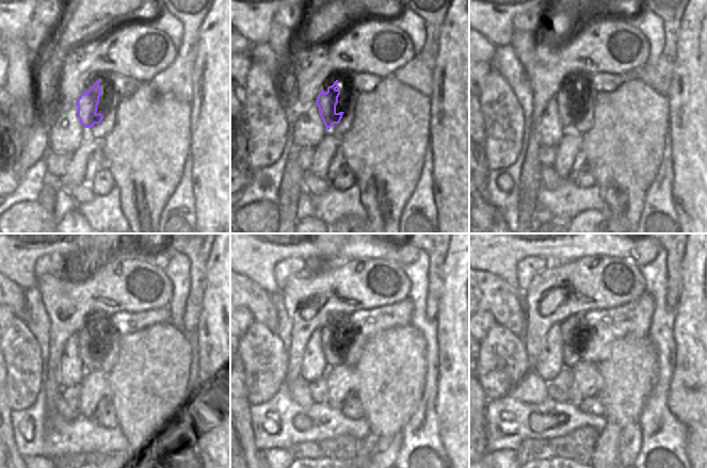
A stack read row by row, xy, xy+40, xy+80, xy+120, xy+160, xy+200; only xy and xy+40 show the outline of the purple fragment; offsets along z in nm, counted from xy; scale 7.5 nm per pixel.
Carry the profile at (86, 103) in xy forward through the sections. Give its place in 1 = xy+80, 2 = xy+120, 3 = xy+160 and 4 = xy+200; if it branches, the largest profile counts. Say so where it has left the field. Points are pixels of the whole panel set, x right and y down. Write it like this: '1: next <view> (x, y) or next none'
1: next xy+80 (566, 101)
2: next xy+120 (92, 352)
3: next xy+160 (333, 349)
4: next xy+200 (573, 349)

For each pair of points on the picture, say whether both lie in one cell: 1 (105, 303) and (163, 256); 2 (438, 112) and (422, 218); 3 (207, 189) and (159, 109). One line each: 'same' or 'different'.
1: different
2: different
3: different

